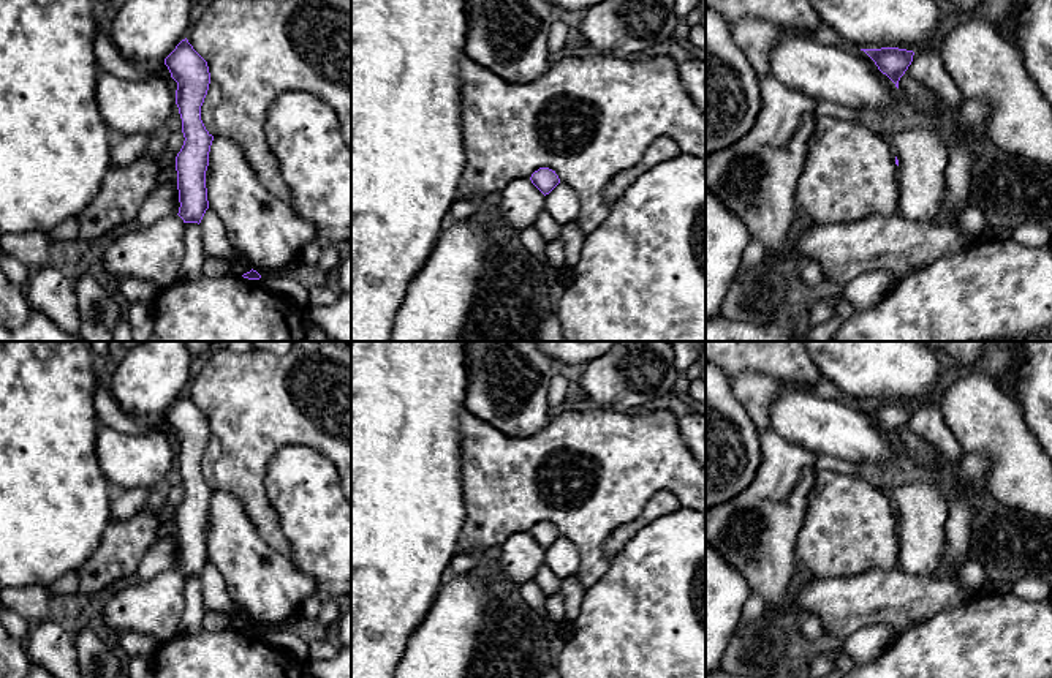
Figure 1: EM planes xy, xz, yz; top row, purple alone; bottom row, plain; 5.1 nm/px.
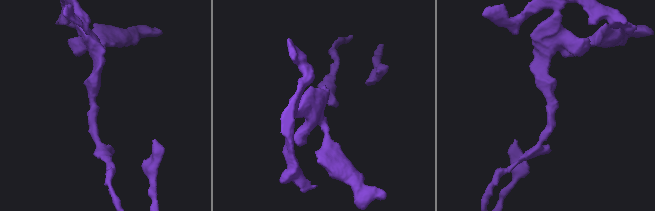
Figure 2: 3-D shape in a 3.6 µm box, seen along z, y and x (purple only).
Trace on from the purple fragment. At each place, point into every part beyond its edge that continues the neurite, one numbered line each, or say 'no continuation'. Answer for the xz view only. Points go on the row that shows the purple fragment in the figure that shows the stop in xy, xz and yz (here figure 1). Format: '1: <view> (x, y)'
no continuation

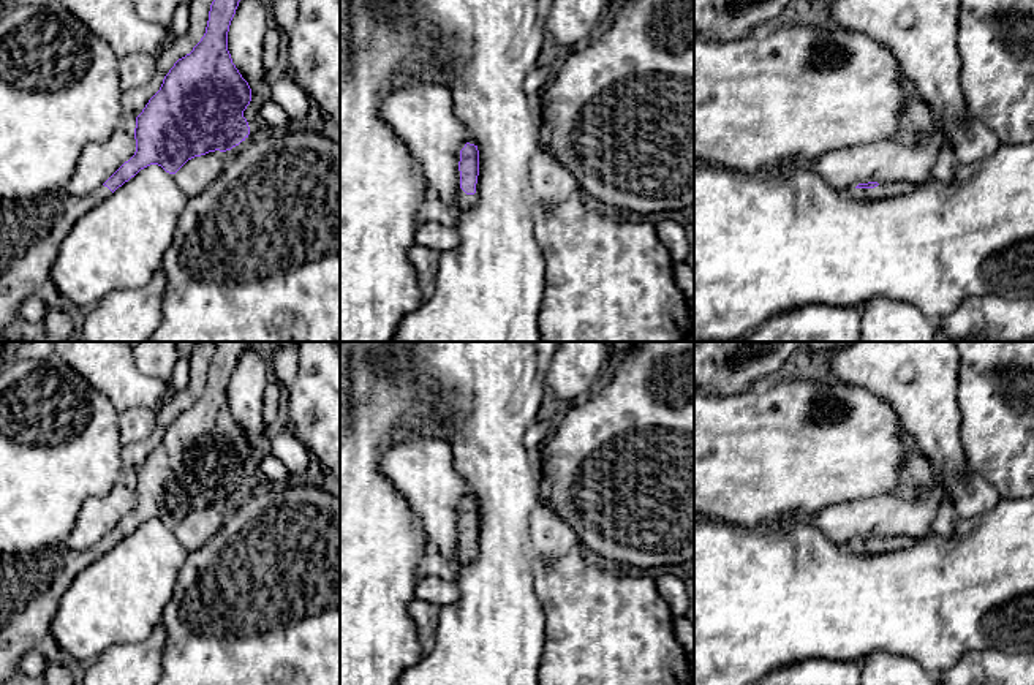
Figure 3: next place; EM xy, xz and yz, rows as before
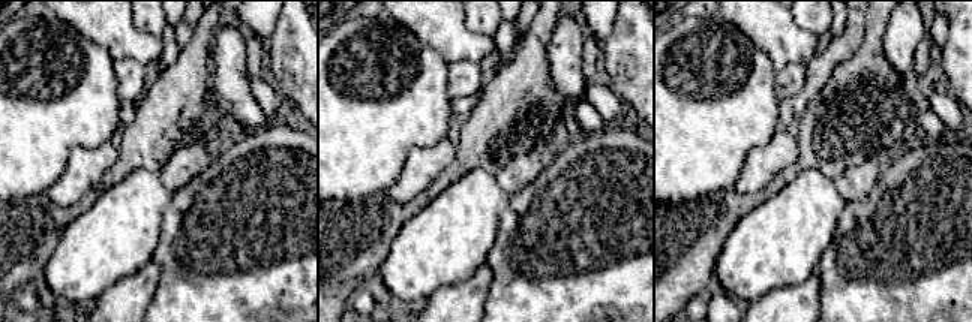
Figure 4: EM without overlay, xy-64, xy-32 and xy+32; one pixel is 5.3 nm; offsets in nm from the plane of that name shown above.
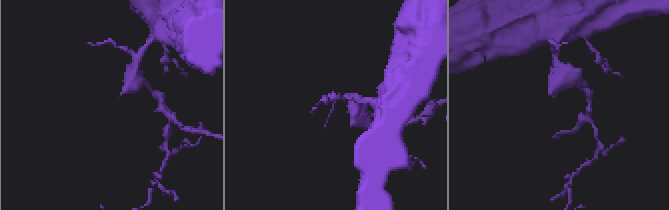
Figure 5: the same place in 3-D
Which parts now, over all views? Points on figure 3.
1: yz (883, 190)

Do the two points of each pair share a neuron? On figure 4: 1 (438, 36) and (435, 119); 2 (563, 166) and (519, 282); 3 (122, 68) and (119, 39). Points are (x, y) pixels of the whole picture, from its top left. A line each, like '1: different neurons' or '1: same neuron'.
1: different neurons
2: same neuron
3: different neurons

